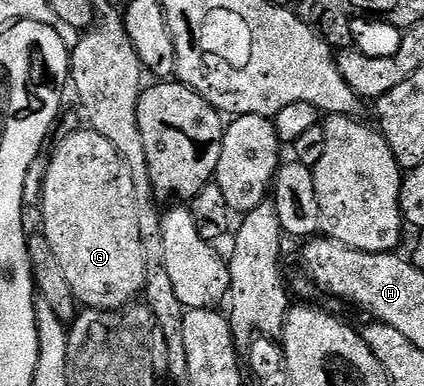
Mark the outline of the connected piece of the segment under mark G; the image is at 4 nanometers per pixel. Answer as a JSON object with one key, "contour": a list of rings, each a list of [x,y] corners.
{"contour":[[[82,127],[76,133],[71,133],[55,149],[55,154],[50,154],[47,163],[47,174],[43,180],[43,196],[41,210],[43,209],[43,229],[41,235],[53,247],[53,255],[57,255],[57,263],[61,263],[61,272],[65,279],[69,279],[69,287],[73,287],[73,295],[80,306],[89,309],[121,309],[130,305],[142,294],[145,287],[145,251],[141,251],[141,231],[137,228],[137,203],[133,199],[133,179],[121,163],[121,155],[117,155],[113,143],[105,139],[105,135],[97,135],[90,127]]]}

